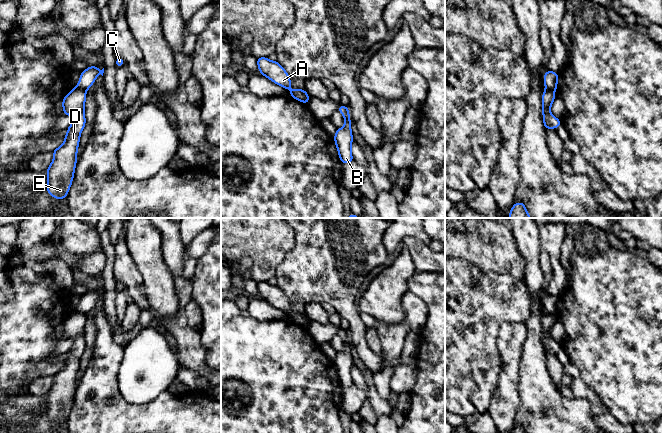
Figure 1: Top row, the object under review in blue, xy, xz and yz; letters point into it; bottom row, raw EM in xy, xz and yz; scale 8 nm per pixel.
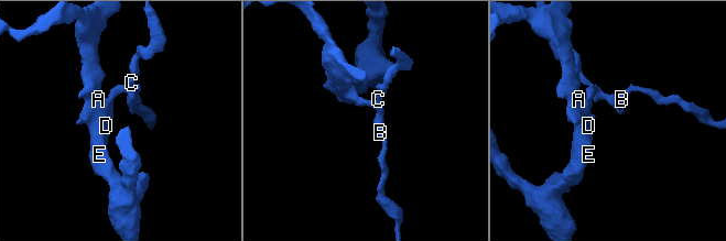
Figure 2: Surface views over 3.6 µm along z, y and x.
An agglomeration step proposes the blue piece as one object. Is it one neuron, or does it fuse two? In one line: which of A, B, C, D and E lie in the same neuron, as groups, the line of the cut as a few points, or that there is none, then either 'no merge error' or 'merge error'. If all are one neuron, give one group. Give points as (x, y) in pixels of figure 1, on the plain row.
A D E / B C | xy (77, 310), (85, 315) | merge error

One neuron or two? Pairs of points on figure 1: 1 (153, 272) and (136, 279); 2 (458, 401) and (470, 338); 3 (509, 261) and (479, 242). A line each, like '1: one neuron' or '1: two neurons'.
1: two neurons
2: one neuron
3: one neuron

